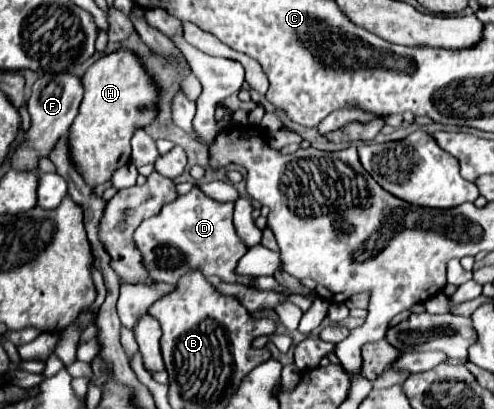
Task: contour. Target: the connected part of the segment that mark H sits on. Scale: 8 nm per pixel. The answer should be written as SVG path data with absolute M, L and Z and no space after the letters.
M117 50L99 58L87 68L81 84L85 94L69 130L69 158L85 184L95 188L105 184L119 166L129 164L129 140L135 128L143 128L155 118L157 92L137 56L129 50Z

